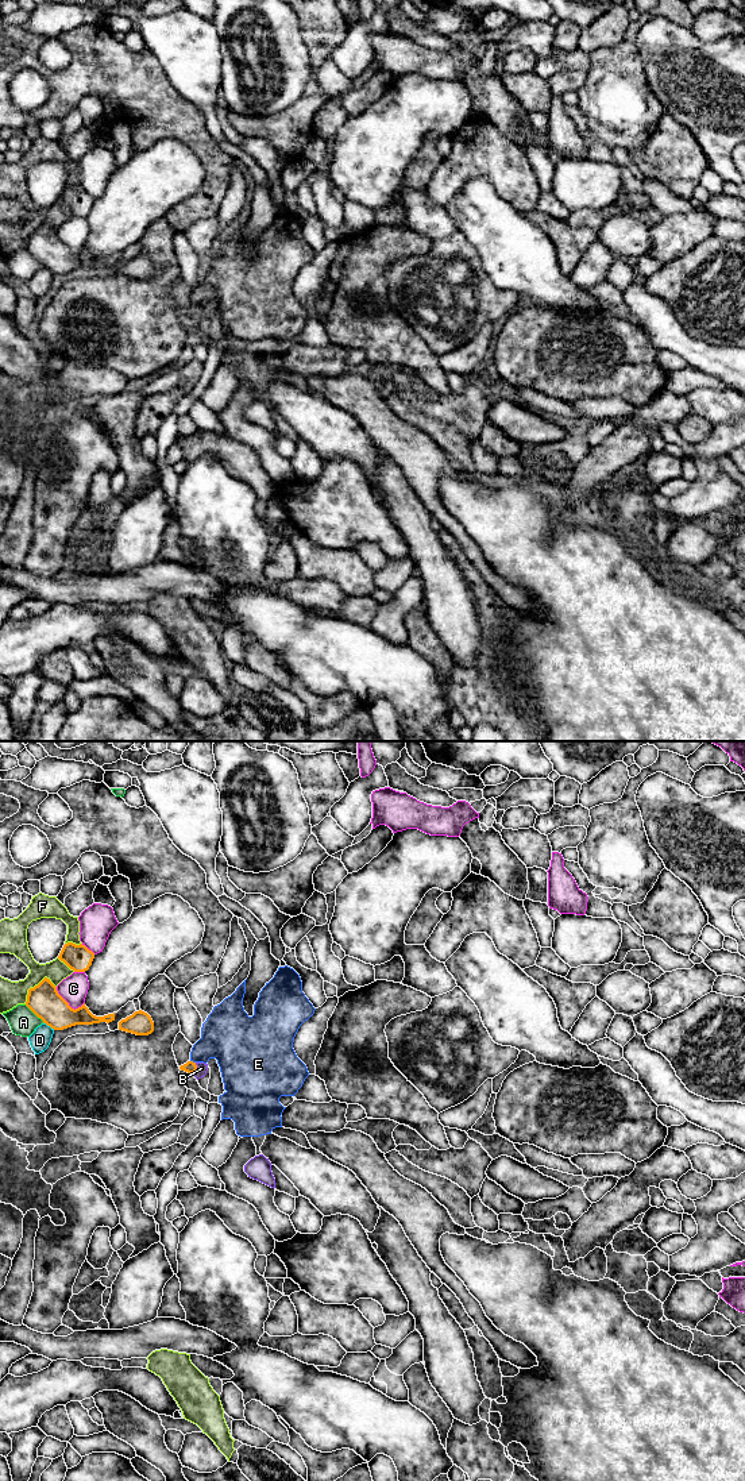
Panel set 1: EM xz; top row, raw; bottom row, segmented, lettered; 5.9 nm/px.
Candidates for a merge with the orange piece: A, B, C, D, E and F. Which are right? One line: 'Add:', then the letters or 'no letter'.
Add: B

